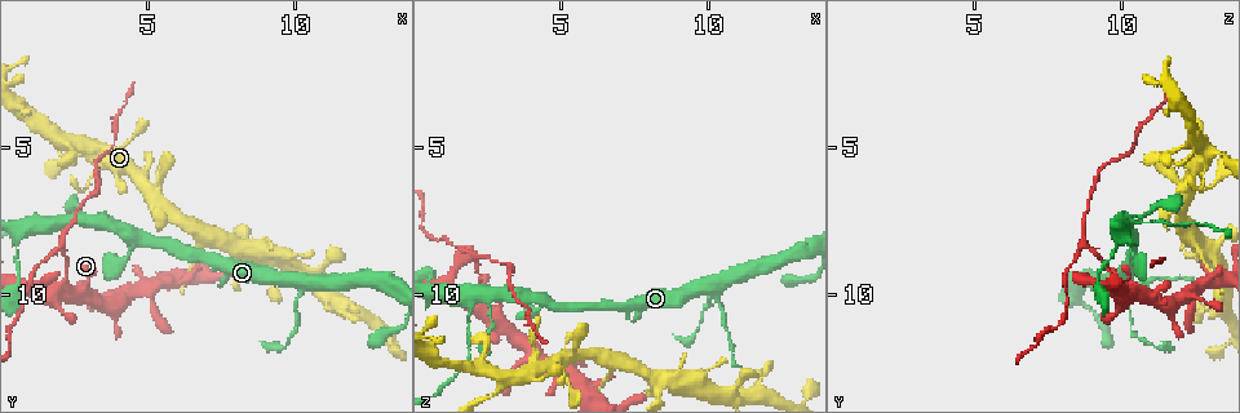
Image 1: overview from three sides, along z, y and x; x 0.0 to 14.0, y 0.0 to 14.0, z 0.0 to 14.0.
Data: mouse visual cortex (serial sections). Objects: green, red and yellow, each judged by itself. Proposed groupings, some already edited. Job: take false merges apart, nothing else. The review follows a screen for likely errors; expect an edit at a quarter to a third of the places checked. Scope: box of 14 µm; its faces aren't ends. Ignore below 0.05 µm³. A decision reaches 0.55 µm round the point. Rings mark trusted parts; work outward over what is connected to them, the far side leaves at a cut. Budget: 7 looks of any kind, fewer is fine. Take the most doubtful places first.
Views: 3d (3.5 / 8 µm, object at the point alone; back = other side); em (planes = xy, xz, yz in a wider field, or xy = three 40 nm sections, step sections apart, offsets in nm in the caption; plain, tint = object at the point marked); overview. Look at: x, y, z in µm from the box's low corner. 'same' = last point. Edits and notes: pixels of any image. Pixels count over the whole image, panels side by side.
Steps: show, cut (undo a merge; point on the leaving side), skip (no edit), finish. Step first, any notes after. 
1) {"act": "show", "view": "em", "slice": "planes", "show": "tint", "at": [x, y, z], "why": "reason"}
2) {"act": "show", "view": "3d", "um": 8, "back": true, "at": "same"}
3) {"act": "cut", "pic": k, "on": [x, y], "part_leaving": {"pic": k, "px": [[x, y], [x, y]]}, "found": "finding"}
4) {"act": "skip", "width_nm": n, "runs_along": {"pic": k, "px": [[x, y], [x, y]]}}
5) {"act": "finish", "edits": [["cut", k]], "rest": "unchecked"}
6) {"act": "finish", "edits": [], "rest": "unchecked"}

{"act": "show", "view": "3d", "um": 3.5, "at": [1.9, 7.5, 10.5], "why": "small branch off a trunk"}

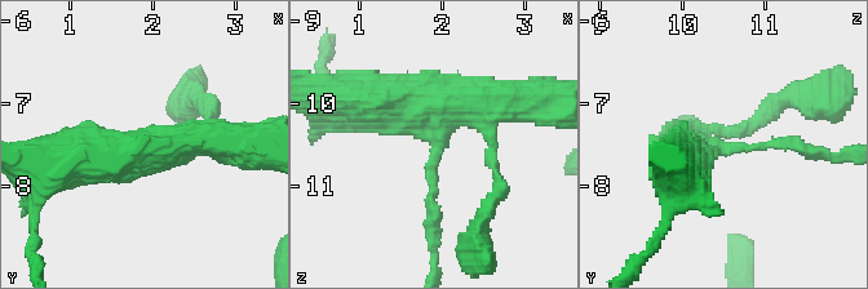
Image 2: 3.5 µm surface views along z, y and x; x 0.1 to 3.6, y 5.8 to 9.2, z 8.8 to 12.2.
{"act": "cut", "pic": 2, "on": [433, 194], "arms": 3, "arm_widths_nm": [150, 400, 600], "part_leaving": {"pic": 2, "px": [[437, 151], [429, 164], [433, 263]]}, "found": "a second cell is stuck on"}

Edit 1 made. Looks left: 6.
{"act": "show", "view": "3d", "um": 8, "back": true, "at": [2.8, 9.9, 10.6], "why": "arms run side by side"}

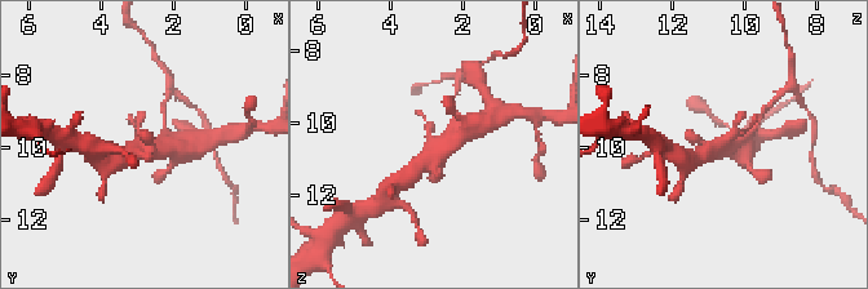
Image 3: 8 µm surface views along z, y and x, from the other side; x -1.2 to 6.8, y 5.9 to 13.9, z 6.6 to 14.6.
{"act": "show", "view": "3d", "um": 3.5, "at": [2.7, 9.9, 10.7]}

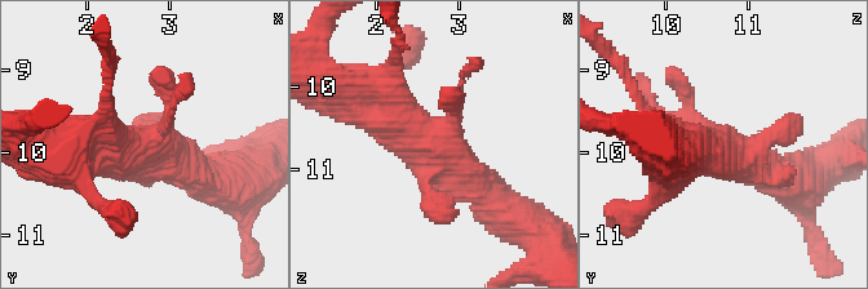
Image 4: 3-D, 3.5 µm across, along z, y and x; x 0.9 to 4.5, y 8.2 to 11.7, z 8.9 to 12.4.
{"act": "show", "view": "em", "slice": "xy", "step": 2, "show": "tint", "at": [2.70, 9.90, 10.65], "why": "need the tissue"}

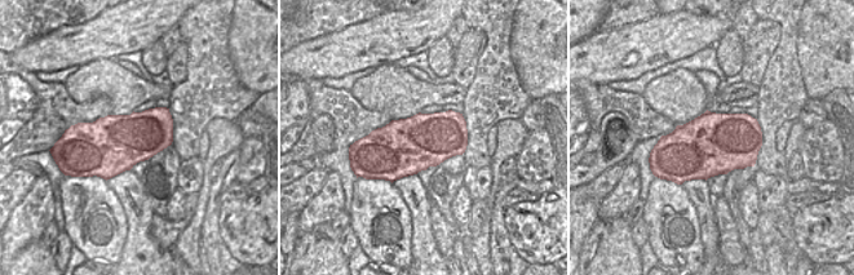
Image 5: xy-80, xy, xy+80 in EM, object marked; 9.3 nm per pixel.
{"act": "skip", "runs_along": {"pic": 4, "px": [[162, 74], [165, 125], [145, 145], [66, 152]]}, "found": "one cell here"}

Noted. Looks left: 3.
{"act": "show", "view": "3d", "um": 8, "at": [2.2, 8.2, 8.7], "why": "side arm on a straight run"}

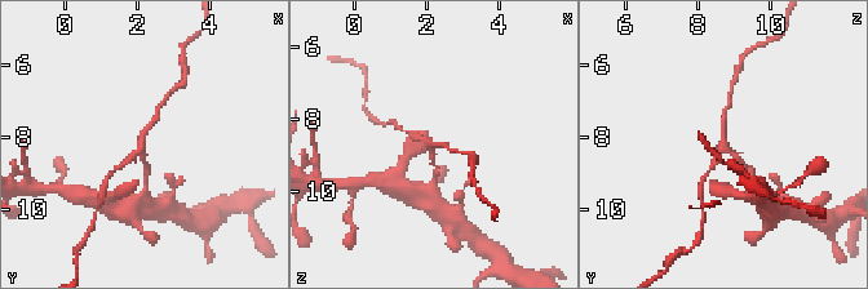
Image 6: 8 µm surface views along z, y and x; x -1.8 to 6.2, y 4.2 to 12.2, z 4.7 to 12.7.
{"act": "show", "view": "3d", "um": 3.5, "at": [2.1, 8.3, 8.8], "why": "zoom in"}

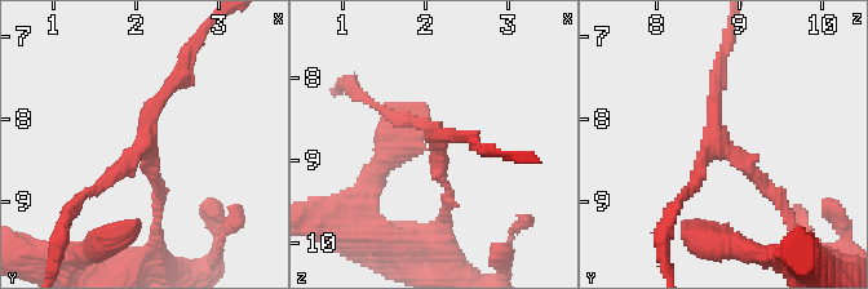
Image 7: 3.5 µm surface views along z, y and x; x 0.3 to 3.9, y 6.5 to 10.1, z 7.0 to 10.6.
{"act": "show", "view": "em", "slice": "planes", "show": "tint", "at": [2.15, 8.30, 8.70], "arms": 3, "arm_widths_nm": [150, 150, 200], "why": "need the tissue"}

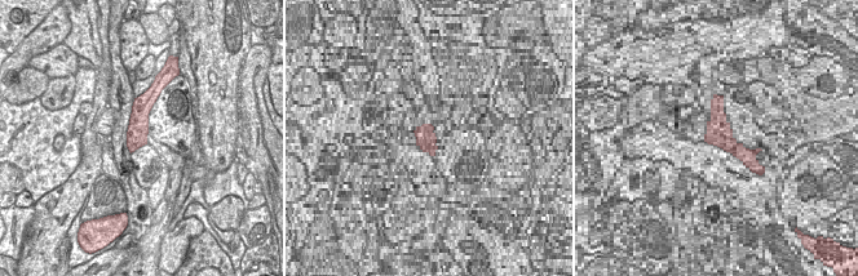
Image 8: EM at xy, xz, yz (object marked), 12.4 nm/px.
{"act": "cut", "pic": 7, "on": [123, 165], "width_nm": 260, "part_leaving": {"pic": 7, "px": [[151, 150], [147, 123], [191, 43]]}, "found": "two cells meet here"}

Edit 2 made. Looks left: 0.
{"act": "finish", "edits": [["cut", 2], ["cut", 7]], "rest": "unchecked"}

